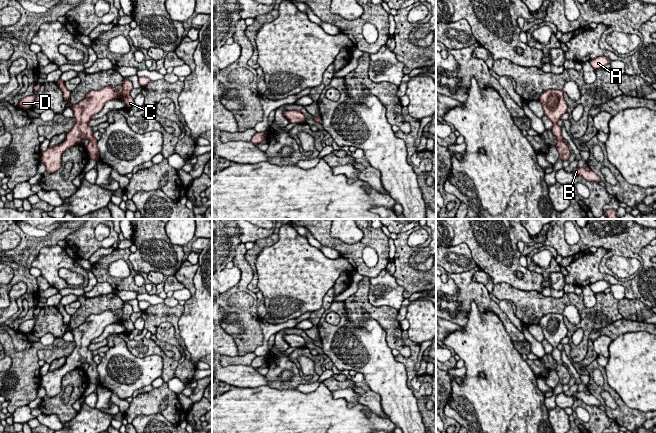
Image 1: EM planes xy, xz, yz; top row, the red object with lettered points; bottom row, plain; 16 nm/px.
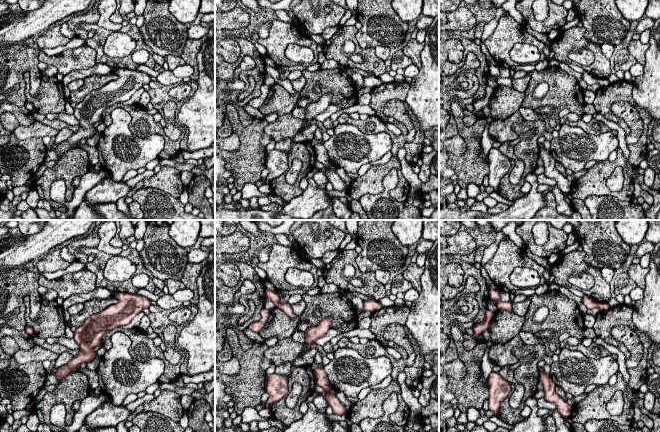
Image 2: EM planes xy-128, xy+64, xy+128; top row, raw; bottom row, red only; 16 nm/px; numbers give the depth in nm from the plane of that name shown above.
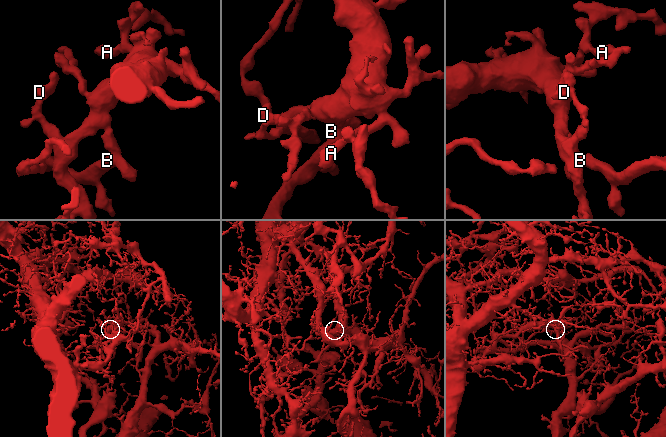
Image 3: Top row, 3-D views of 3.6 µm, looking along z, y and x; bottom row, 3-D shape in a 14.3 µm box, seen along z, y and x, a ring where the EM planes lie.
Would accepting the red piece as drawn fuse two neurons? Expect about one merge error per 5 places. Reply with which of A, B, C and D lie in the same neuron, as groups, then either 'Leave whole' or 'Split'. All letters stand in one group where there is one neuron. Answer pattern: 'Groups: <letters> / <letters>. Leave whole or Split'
Groups: A B C D. Leave whole

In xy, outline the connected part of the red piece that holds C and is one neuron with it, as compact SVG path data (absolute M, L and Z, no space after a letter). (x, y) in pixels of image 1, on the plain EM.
M124 301L120 315L115 314L111 310L99 314L91 314L83 324L75 329L69 327L71 316L66 312L65 306L58 304L56 307L63 316L63 322L74 336L75 348L66 358L62 367L41 376L40 386L46 390L46 396L48 397L58 395L61 392L63 376L70 371L80 368L83 363L90 365L85 371L89 382L97 386L100 385L97 364L93 358L92 351L88 348L89 345L102 334L107 325L117 323L118 321L121 321L125 329L129 331L135 329L134 323L130 320L133 309L127 301Z

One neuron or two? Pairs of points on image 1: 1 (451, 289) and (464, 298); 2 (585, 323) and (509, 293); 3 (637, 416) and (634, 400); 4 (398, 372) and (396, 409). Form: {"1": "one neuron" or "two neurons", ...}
{"1": "two neurons", "2": "one neuron", "3": "two neurons", "4": "one neuron"}

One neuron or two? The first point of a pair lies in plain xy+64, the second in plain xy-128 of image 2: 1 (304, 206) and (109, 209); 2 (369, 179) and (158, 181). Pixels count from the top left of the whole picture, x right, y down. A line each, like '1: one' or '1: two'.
1: two
2: one

